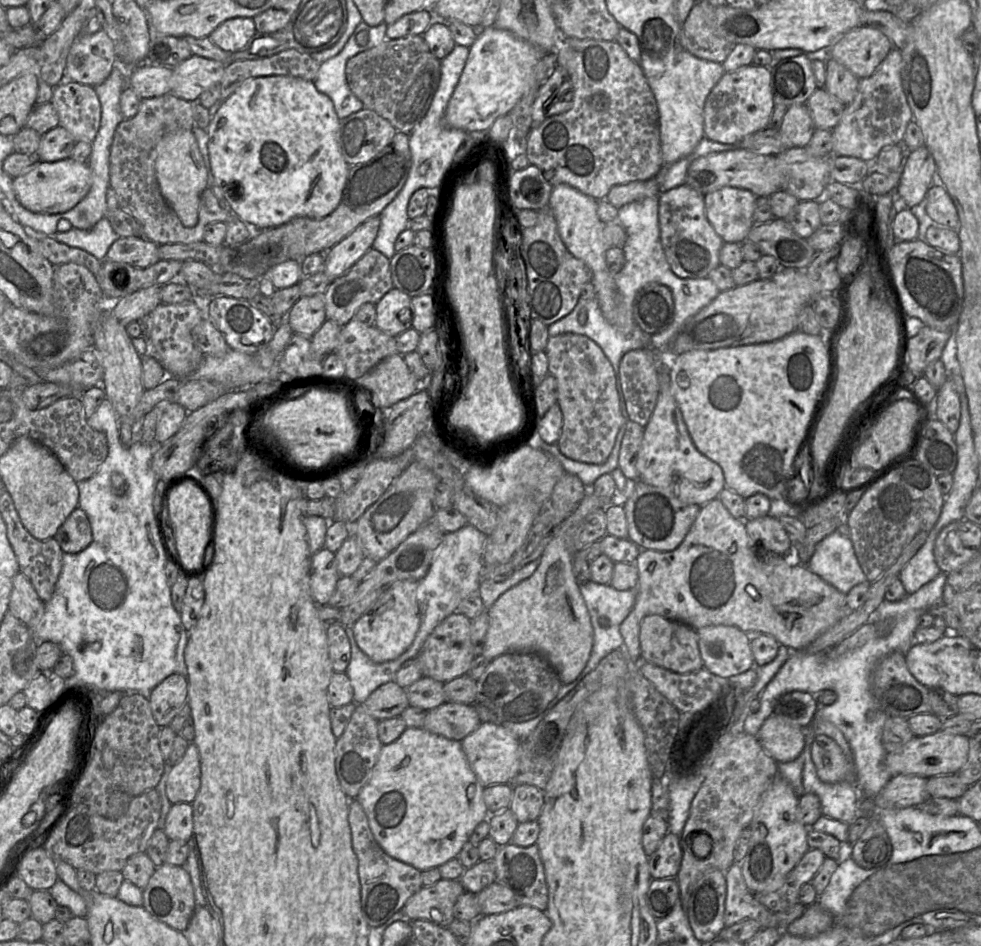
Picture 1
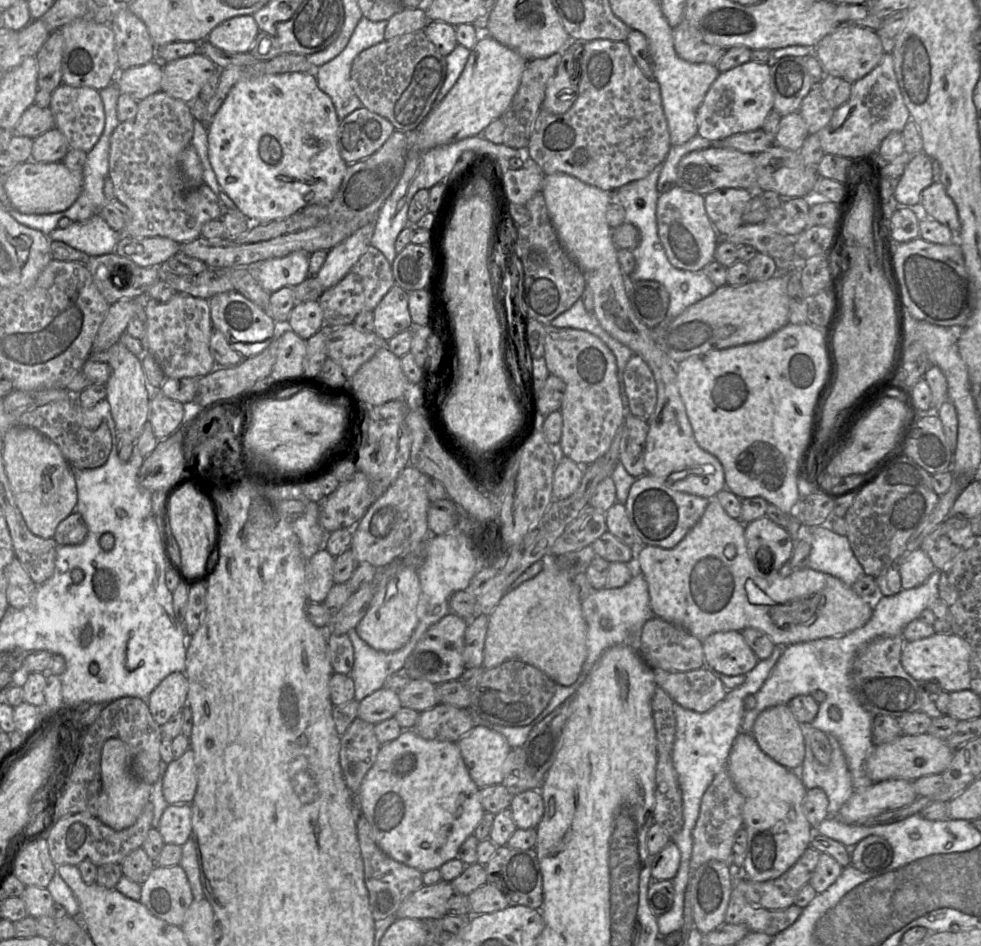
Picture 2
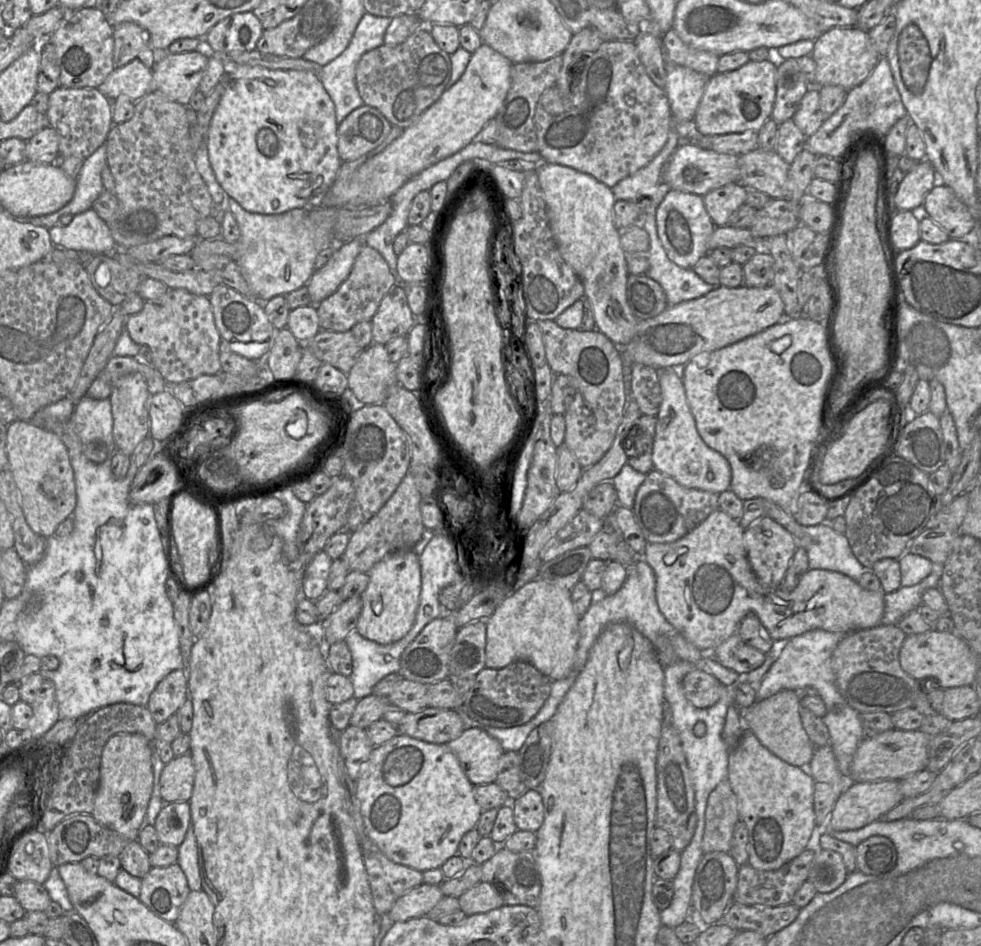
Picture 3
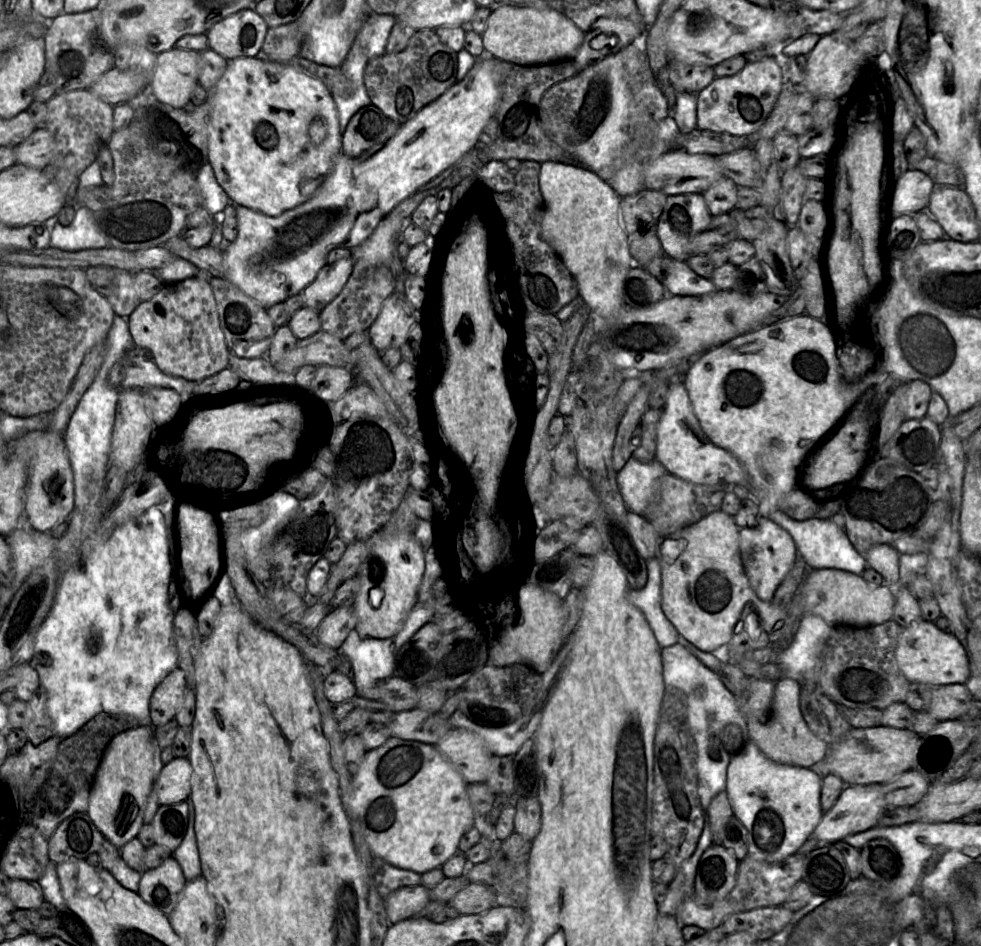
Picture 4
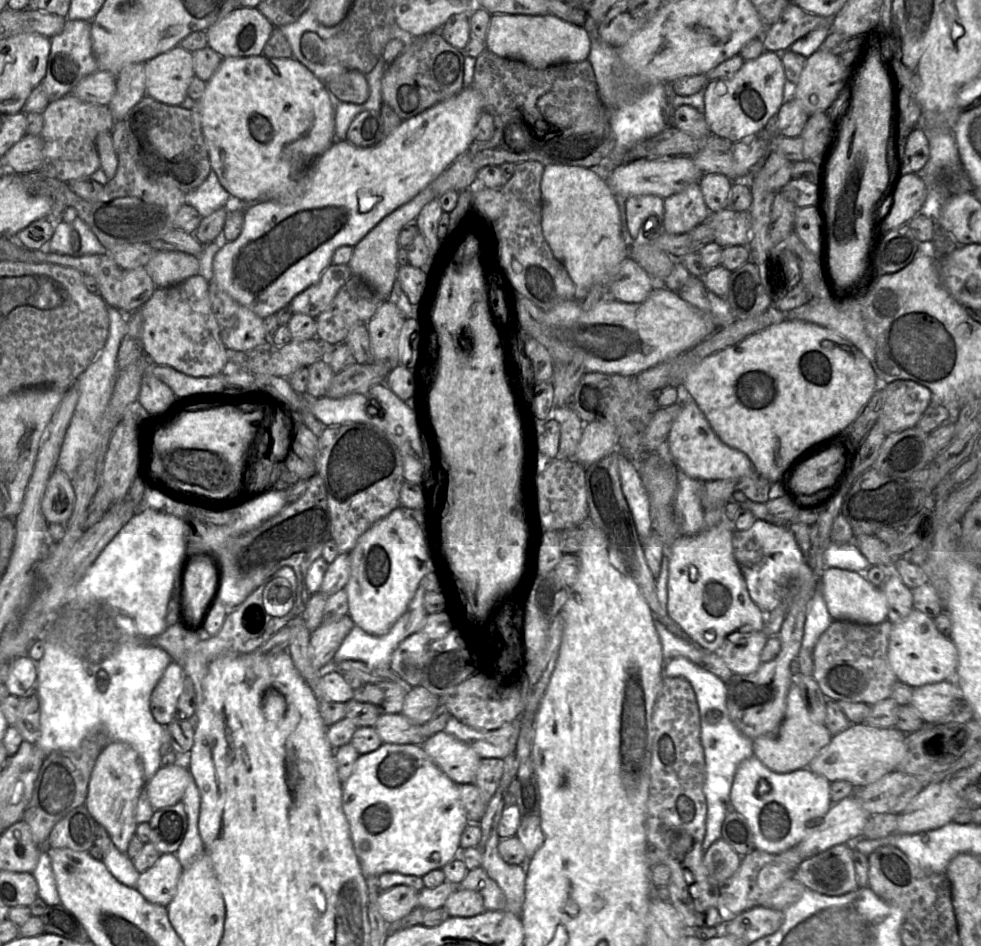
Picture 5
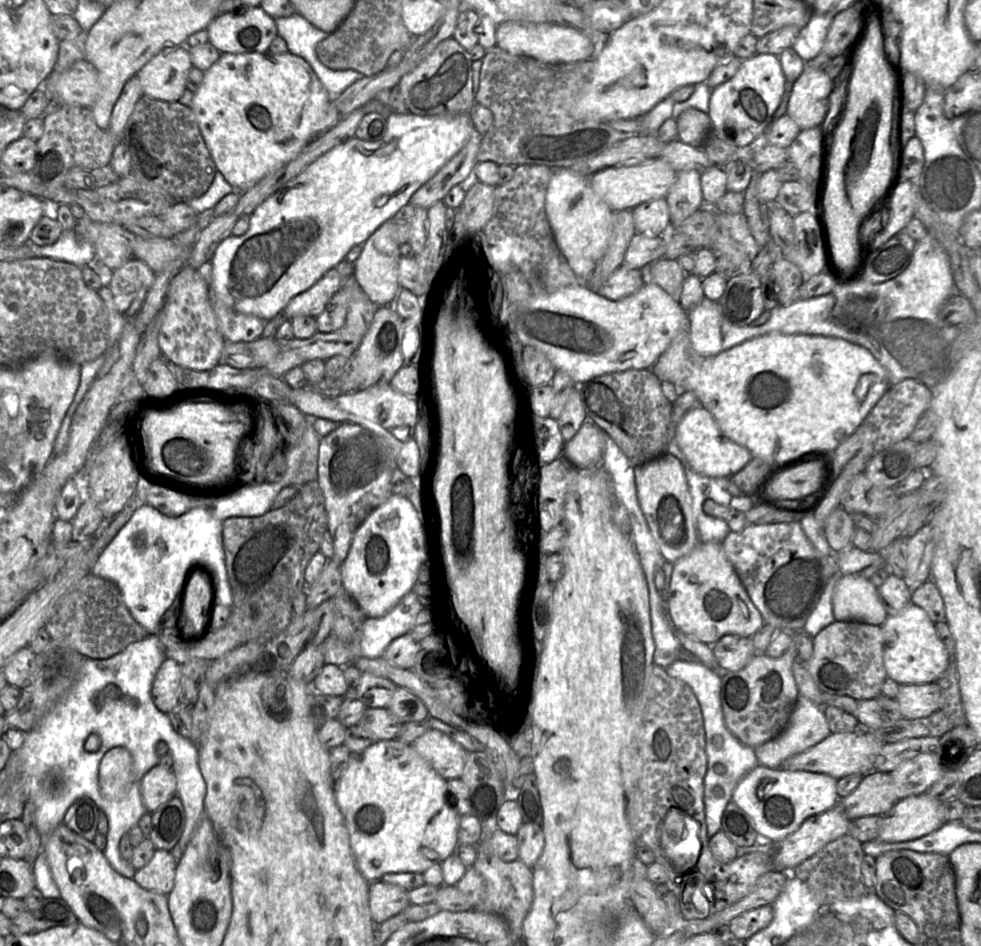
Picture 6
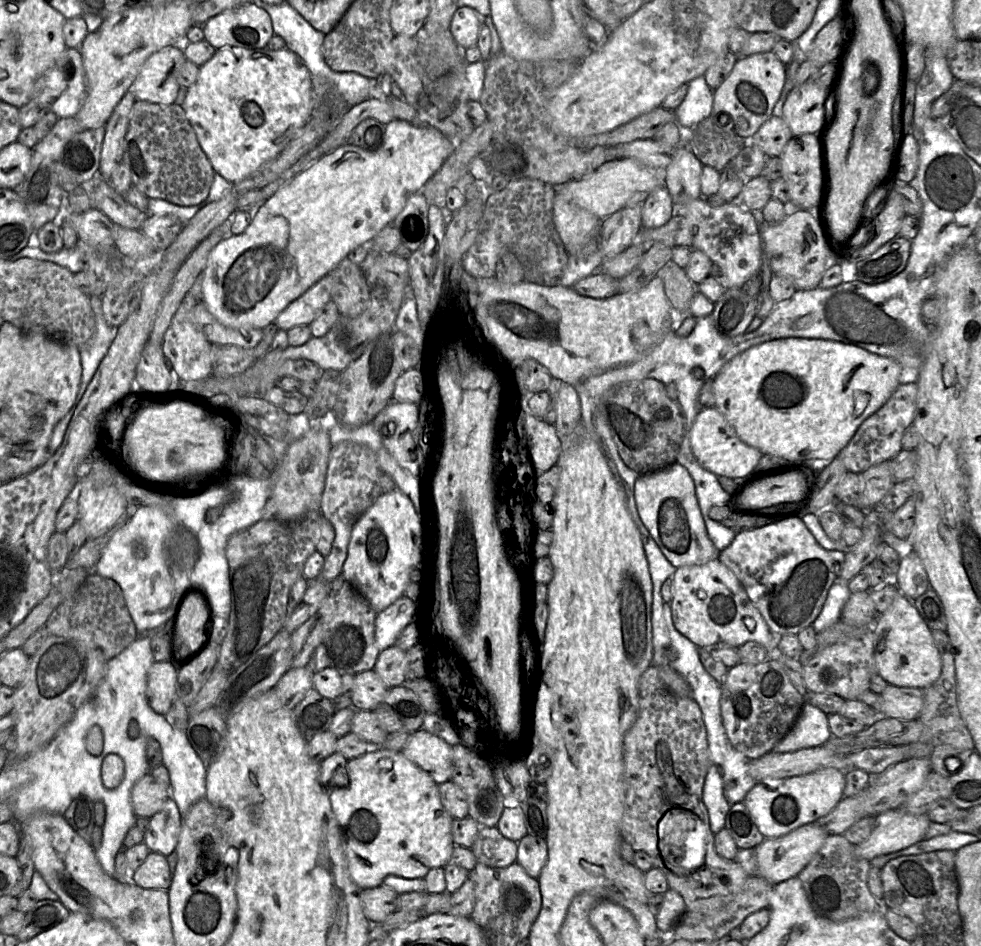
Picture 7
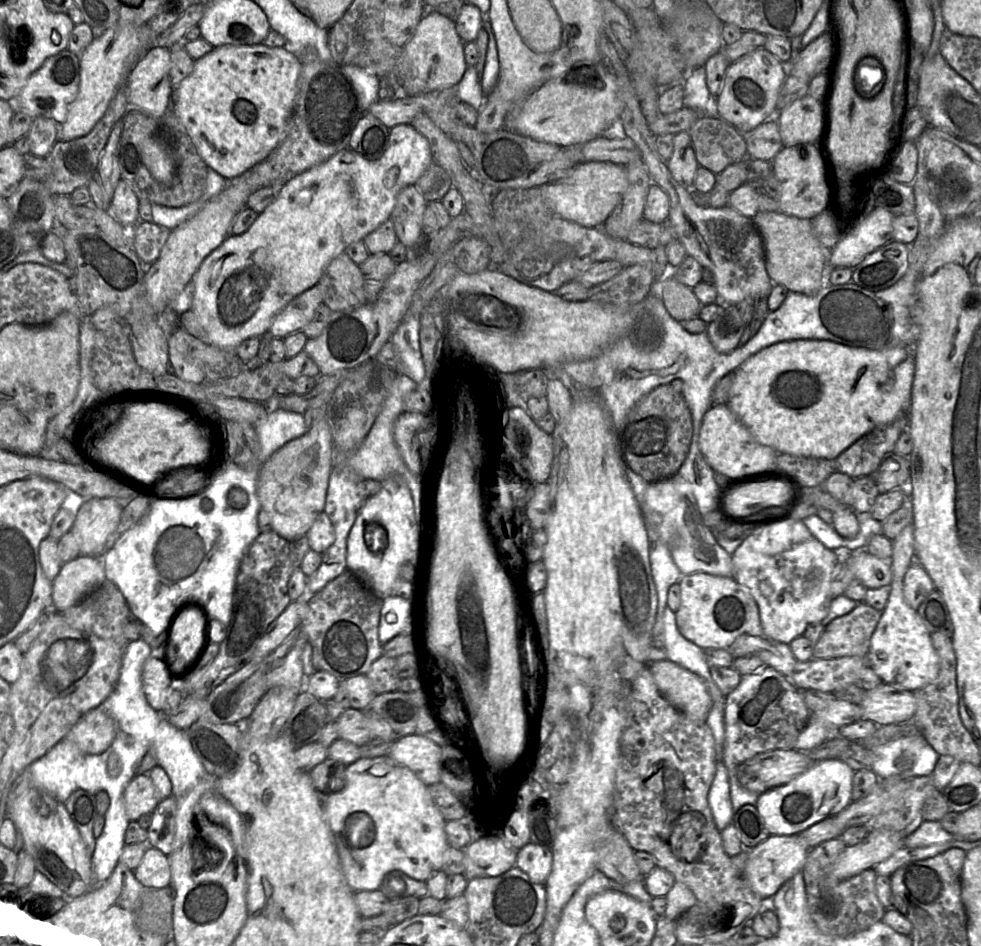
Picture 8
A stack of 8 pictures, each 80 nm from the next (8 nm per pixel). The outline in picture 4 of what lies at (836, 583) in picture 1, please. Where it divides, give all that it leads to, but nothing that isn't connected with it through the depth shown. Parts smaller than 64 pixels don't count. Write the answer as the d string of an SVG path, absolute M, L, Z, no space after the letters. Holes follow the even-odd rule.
M774 509L767 519L792 536L797 552L809 570L835 568L862 575L868 567L866 559L856 551L844 530L838 528L831 519L811 518L805 521L796 521L780 509Z

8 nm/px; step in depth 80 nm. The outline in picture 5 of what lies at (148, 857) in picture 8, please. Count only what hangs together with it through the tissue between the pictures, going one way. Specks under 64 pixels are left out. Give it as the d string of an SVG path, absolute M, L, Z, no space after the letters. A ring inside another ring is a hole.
M163 853L152 867L140 873L136 889L147 901L167 907L177 892L182 871L174 853Z

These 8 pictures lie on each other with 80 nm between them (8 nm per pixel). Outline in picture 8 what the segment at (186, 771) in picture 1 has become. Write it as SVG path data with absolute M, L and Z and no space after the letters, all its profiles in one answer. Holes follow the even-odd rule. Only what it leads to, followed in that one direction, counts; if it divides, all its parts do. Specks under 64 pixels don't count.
M148 774L136 775L123 792L126 814L130 822L145 814L152 814L160 796Z

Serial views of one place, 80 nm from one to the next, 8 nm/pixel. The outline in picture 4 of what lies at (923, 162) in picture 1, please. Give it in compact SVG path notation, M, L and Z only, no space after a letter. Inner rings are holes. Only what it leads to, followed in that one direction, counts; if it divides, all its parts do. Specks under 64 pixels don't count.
M908 169L897 180L890 214L891 220L903 214L915 215L927 207L933 189L934 182L928 175L919 170Z

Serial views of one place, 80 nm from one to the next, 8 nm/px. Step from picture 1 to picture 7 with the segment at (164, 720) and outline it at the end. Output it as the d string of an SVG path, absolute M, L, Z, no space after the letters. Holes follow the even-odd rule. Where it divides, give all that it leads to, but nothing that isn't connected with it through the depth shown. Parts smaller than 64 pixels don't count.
M169 661L151 665L147 675L146 699L158 714L165 715L176 698L178 670Z

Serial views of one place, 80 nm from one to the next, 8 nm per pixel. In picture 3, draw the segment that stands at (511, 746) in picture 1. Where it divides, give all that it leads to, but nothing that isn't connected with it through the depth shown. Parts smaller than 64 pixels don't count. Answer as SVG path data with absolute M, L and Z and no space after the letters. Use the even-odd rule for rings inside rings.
M466 728L448 747L458 758L469 781L474 785L494 783L498 763L505 752L498 740L479 728Z

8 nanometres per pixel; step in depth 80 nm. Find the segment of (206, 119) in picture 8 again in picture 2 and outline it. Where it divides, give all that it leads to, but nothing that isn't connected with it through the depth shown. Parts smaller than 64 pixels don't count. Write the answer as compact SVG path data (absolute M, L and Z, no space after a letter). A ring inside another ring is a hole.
M291 72L266 74L249 79L242 79L229 91L226 99L207 126L208 157L216 179L222 190L235 203L238 210L252 224L269 223L285 219L310 205L327 205L338 192L344 179L348 164L343 160L338 148L339 120L331 98L317 85L314 73Z

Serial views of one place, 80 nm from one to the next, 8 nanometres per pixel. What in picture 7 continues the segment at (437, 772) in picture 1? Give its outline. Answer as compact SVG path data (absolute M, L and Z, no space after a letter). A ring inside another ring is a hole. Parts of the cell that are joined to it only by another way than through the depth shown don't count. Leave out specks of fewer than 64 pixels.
M371 747L364 755L348 760L346 772L348 774L348 781L345 780L344 787L339 788L334 786L329 792L329 798L341 831L350 876L361 890L382 885L384 878L388 875L401 876L407 879L424 878L432 868L444 868L449 863L455 847L452 837L452 821L454 818L443 806L439 793L439 785L429 773L407 759L401 751L388 750L382 747Z

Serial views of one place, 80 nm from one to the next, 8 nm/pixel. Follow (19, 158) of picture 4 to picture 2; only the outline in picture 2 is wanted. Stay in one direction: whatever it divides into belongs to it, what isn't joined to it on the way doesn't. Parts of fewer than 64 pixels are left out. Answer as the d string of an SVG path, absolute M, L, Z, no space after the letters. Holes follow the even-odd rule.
M56 127L33 139L31 161L61 162L70 147L63 133Z

